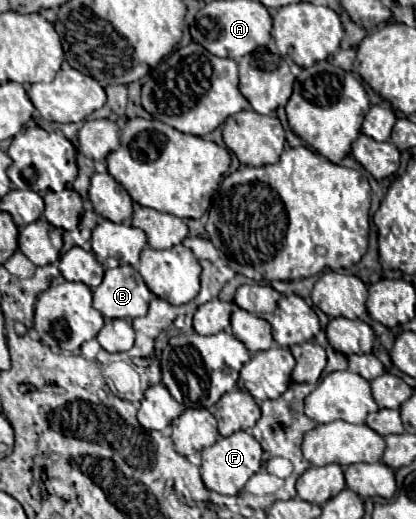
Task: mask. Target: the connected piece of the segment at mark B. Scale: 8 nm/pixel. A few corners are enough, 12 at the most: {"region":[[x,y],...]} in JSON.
{"region":[[133,266],[105,270],[93,306],[107,318],[147,314],[151,292]]}

